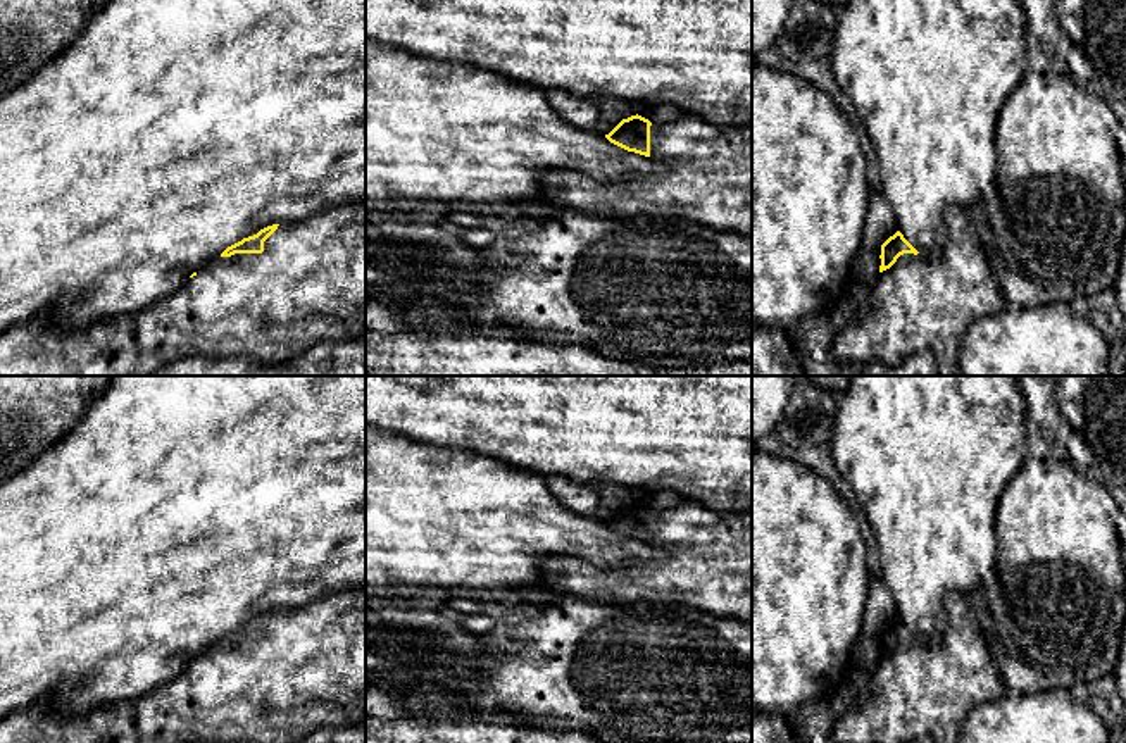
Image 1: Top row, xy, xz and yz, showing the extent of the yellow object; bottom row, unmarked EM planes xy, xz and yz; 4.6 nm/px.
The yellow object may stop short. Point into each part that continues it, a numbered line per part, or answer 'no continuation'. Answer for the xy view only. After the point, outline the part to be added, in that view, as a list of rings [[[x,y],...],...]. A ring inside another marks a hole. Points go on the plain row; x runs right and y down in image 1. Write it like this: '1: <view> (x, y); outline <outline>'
1: xy (309, 669); outline [[[366,586],[329,593],[298,609],[283,609],[262,640],[217,643],[185,672],[152,691],[66,715],[48,702],[0,721],[0,743],[297,743],[321,727],[366,721]]]

